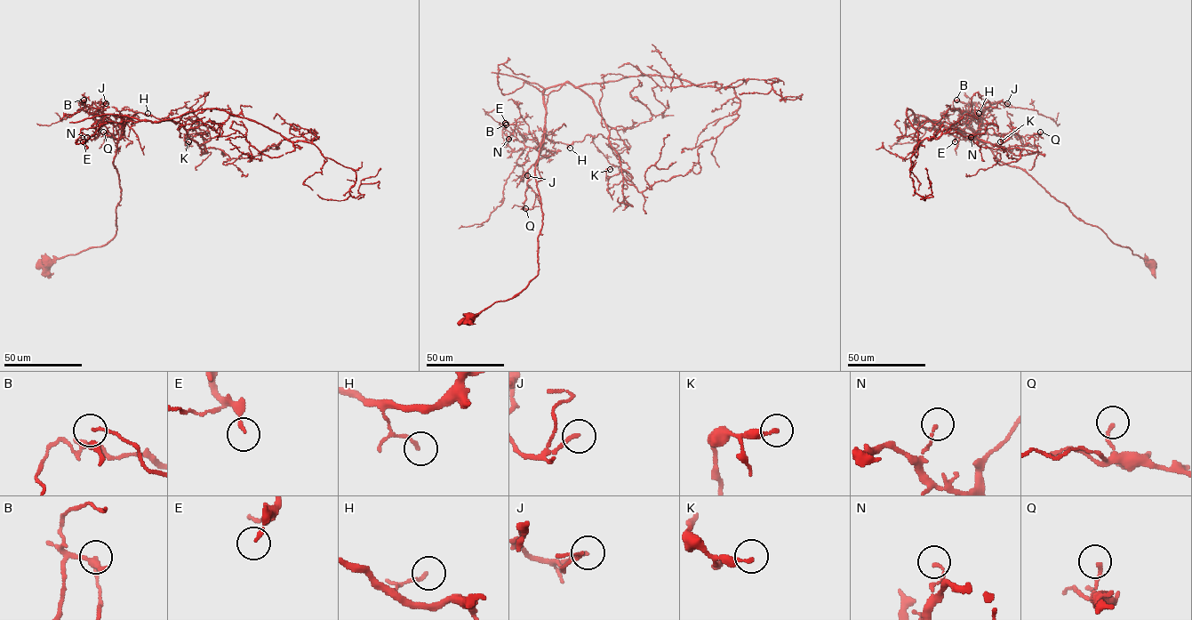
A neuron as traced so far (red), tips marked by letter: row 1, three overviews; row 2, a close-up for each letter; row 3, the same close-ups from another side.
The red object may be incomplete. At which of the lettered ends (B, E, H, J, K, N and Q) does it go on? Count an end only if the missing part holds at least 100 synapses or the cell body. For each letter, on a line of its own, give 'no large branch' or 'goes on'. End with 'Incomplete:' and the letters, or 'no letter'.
B: no large branch
E: no large branch
H: no large branch
J: no large branch
K: no large branch
N: no large branch
Q: no large branch
Incomplete: no letter

